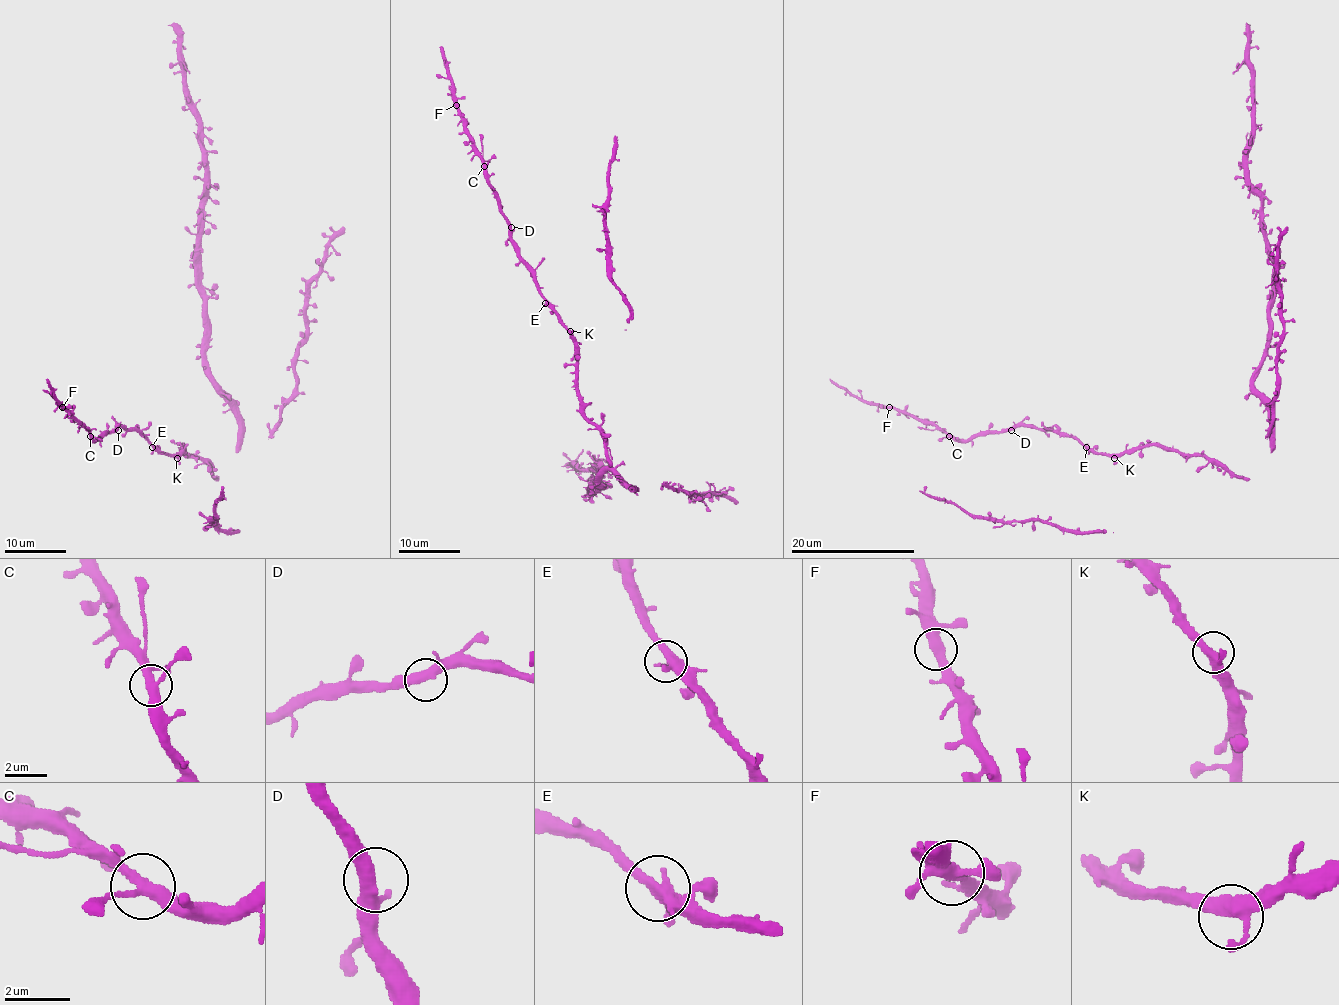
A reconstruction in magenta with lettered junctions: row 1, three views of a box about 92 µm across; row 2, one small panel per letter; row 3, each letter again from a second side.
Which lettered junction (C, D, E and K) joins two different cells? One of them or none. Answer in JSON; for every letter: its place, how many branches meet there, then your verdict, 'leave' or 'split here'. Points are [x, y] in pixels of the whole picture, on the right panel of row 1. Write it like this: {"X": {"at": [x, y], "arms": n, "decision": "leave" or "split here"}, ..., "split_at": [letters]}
{"C": {"at": [949, 436], "arms": 3, "decision": "leave"}, "D": {"at": [1011, 430], "arms": 2, "decision": "leave"}, "E": {"at": [1086, 447], "arms": 4, "decision": "leave"}, "K": {"at": [1114, 458], "arms": 3, "decision": "leave"}, "split_at": []}

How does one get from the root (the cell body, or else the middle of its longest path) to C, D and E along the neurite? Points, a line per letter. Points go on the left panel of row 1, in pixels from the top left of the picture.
C: (218, 478), (183, 445), (175, 455), (163, 453), (136, 430), (118, 425), (98, 439), (90, 436)
D: (218, 478), (183, 445), (175, 455), (163, 453), (139, 431), (118, 425), (118, 430)
E: (218, 478), (183, 445), (175, 455), (161, 455), (152, 447)

